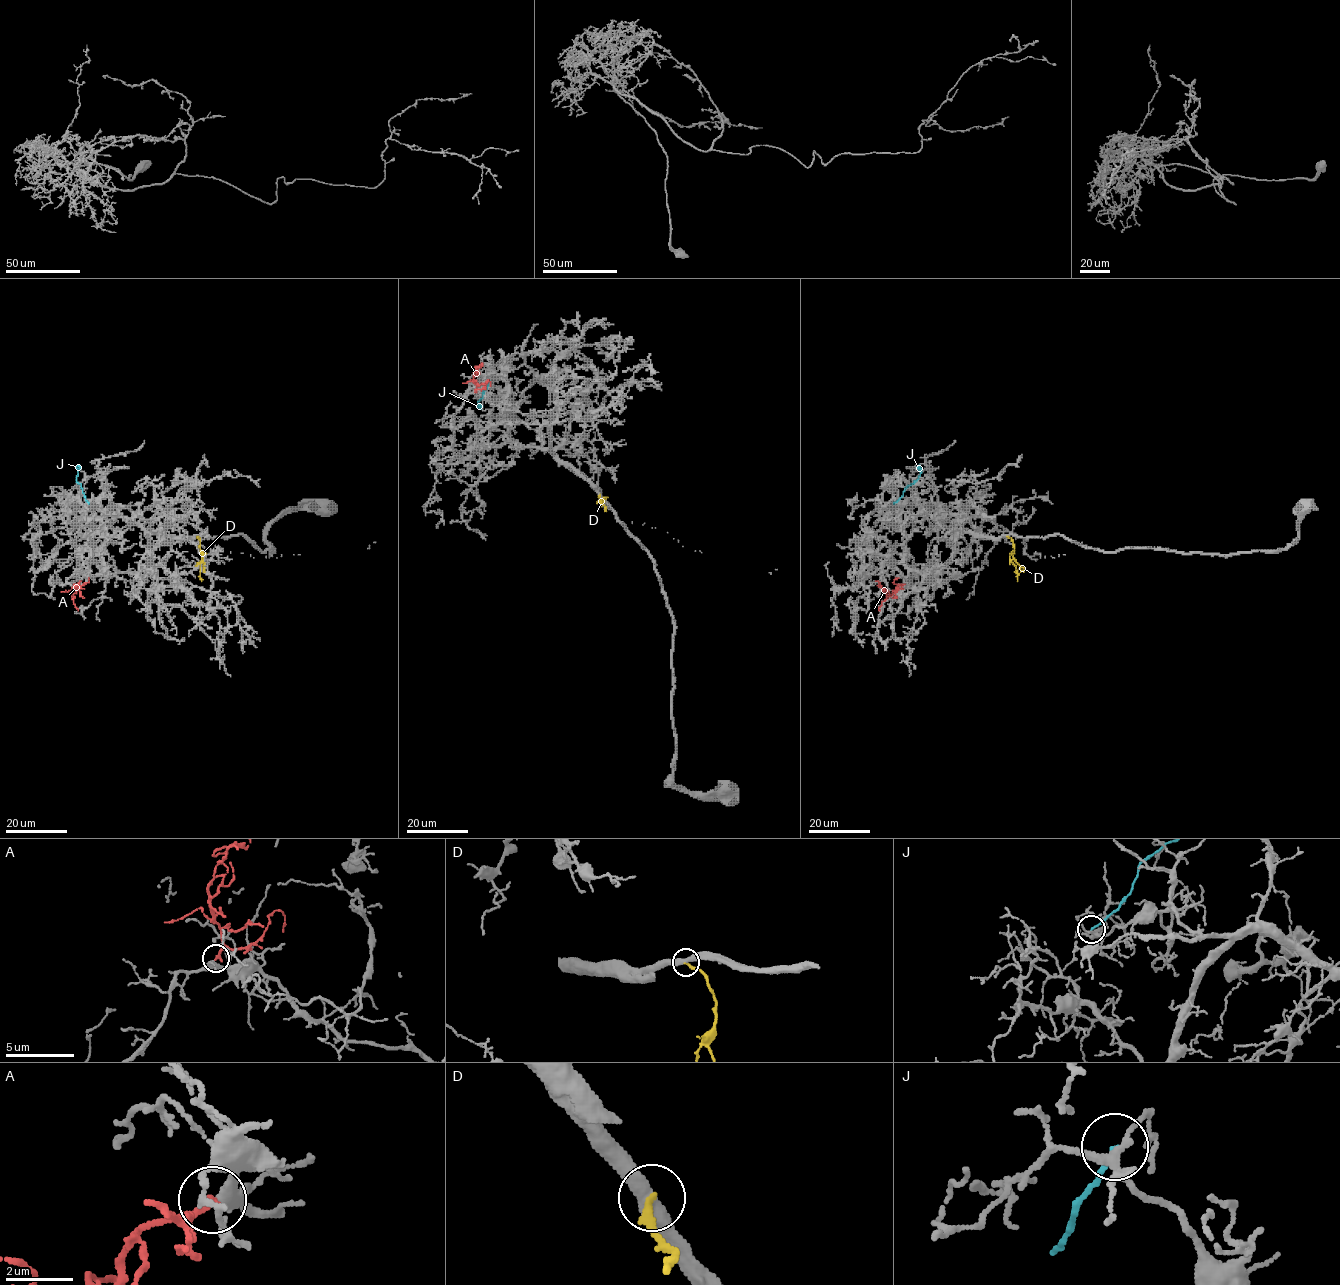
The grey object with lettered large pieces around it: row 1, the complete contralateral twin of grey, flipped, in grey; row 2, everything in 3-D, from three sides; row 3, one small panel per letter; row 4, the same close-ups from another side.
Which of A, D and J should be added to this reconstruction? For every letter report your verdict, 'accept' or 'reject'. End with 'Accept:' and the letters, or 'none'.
A: accept
D: reject
J: reject
Accept: A

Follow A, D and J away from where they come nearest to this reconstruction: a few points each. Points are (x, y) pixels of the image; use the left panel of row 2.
A: (73, 583), (72, 594), (80, 580)
D: (198, 536), (202, 555), (199, 563), (201, 580)
J: (89, 503), (76, 478), (77, 465)

